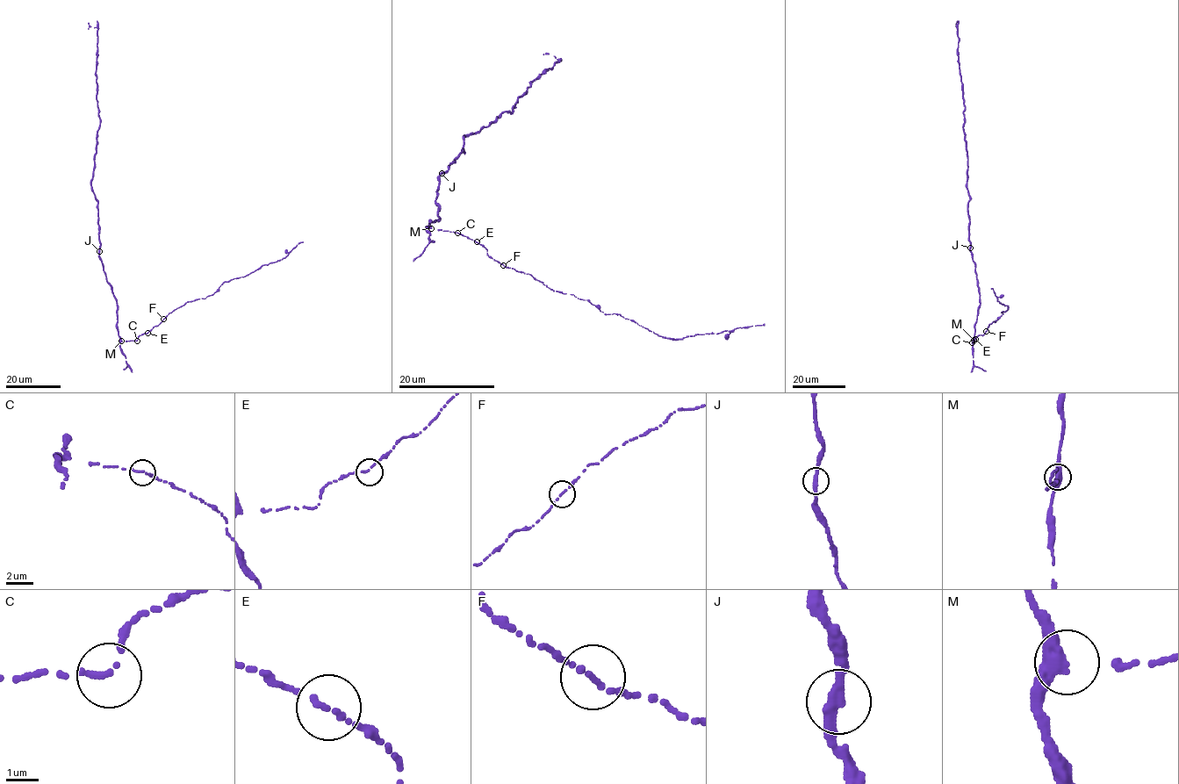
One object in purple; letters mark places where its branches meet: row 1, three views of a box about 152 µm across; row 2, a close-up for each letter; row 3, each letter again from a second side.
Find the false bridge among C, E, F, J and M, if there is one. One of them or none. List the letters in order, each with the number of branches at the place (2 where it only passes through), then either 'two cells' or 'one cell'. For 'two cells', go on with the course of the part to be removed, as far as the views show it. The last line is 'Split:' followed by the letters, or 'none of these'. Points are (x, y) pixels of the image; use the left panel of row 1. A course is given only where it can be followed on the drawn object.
C: 2 branches meet; one cell
E: 2 branches meet; one cell
F: 2 branches meet; one cell
J: 2 branches meet; one cell
M: 3 branches meet; one cell
Split: none of these

